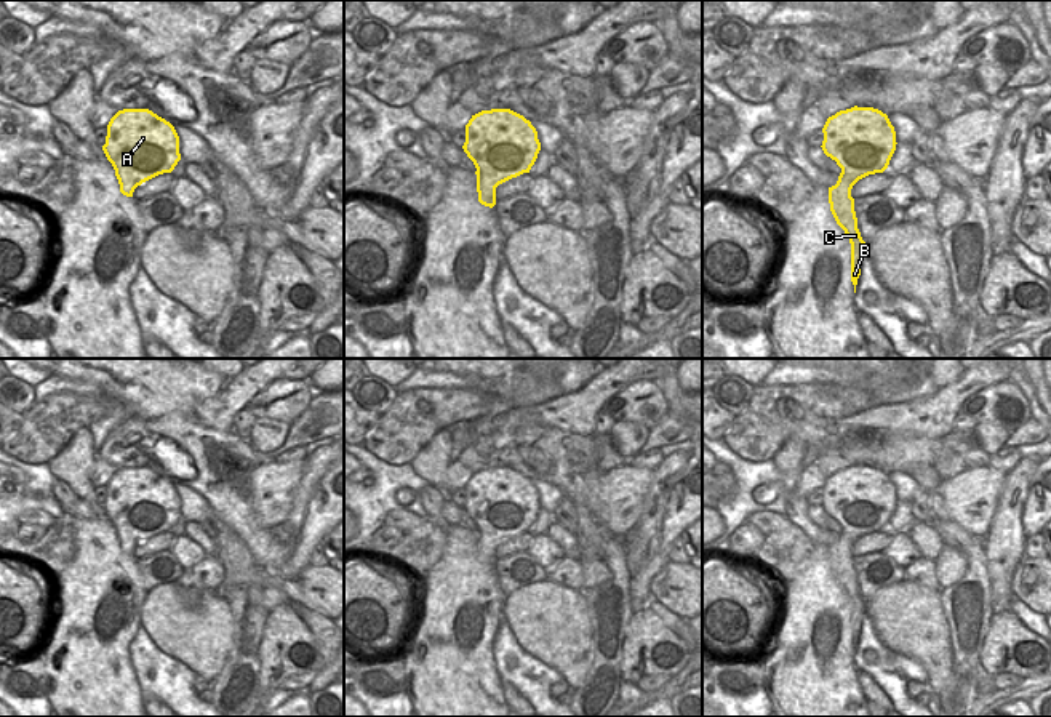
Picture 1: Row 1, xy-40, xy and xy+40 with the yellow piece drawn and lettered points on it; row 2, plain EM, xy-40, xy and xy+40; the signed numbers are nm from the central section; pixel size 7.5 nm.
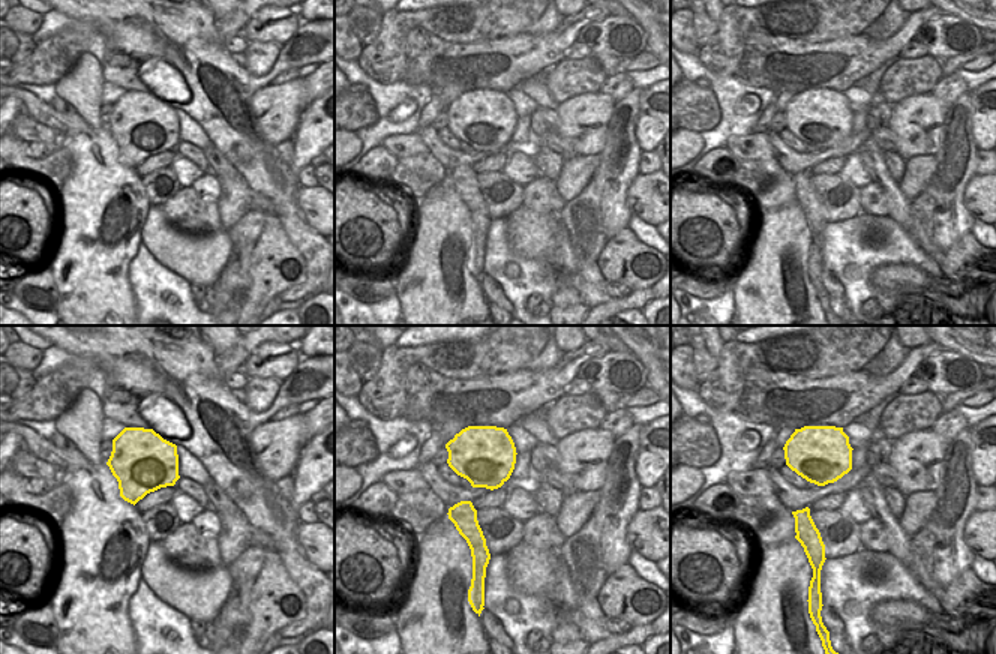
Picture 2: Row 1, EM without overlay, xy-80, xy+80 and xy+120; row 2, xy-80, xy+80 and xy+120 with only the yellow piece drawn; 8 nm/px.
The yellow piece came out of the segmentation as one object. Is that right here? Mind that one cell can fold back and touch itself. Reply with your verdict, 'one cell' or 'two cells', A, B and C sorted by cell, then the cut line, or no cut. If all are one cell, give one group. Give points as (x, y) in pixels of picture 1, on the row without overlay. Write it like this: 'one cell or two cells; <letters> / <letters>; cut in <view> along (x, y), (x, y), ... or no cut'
one cell; A B C; no cut

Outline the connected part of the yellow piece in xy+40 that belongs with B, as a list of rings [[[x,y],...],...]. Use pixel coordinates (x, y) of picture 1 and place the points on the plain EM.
[[[854,464],[851,467],[840,469],[835,474],[829,475],[822,487],[822,491],[824,499],[821,506],[824,512],[835,519],[837,523],[841,527],[837,543],[829,546],[829,562],[837,583],[849,595],[851,640],[854,643],[856,651],[857,637],[861,634],[861,624],[864,616],[867,615],[867,603],[862,599],[861,591],[857,587],[857,576],[854,570],[854,557],[851,555],[851,547],[859,538],[869,533],[883,531],[888,527],[897,503],[896,490],[888,474],[881,469],[873,466]]]

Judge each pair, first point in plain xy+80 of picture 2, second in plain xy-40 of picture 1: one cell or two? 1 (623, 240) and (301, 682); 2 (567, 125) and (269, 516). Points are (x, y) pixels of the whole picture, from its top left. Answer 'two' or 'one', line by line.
1: two
2: one

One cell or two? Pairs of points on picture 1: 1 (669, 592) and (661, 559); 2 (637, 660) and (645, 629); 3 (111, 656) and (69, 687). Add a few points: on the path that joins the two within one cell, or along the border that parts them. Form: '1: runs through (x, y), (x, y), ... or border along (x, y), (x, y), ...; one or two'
1: border along (667, 560), (653, 578), (650, 594); two
2: runs through (639, 652), (645, 637); one
3: runs through (101, 666), (79, 685); one

